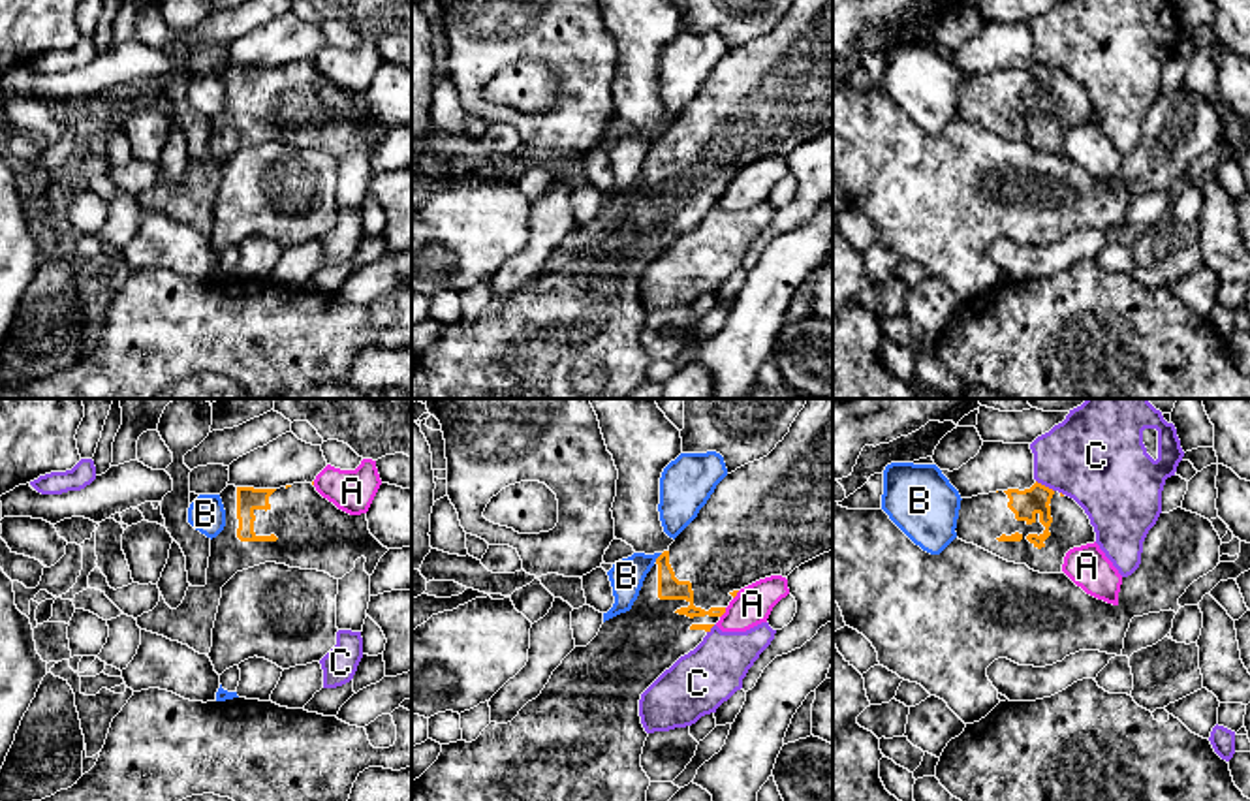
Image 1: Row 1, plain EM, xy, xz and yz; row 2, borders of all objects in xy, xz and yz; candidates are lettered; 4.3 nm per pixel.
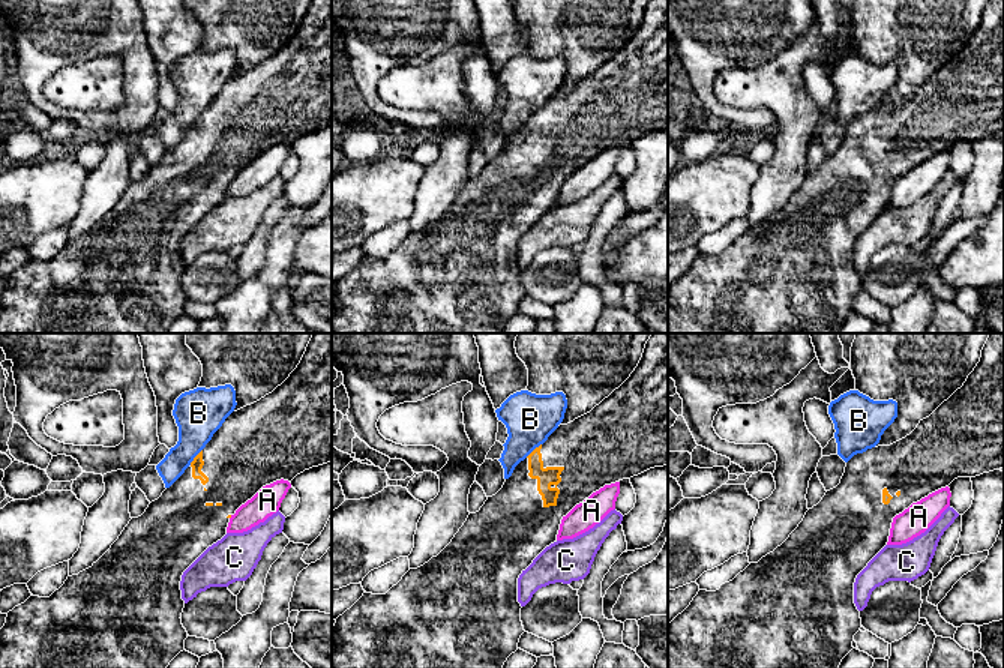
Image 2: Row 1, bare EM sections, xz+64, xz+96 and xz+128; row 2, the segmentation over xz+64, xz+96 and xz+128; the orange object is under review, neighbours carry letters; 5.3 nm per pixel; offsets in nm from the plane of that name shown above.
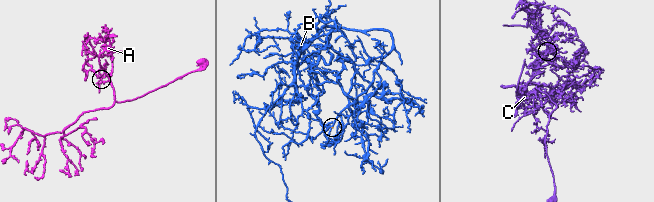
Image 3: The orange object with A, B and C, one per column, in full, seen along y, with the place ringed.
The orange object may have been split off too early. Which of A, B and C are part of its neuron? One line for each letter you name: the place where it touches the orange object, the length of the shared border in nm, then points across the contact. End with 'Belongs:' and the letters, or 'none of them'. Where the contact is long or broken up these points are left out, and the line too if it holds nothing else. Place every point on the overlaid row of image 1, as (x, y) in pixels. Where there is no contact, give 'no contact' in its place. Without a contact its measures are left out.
Belongs: none of them

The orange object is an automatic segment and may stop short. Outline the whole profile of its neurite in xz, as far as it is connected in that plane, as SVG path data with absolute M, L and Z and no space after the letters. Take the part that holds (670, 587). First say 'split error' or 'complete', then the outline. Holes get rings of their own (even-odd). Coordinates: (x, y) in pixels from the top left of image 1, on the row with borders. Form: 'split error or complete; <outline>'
split error; M808 399L791 423L789 432L767 457L737 468L716 485L697 517L675 538L669 549L656 558L632 609L605 620L598 636L586 647L575 647L553 671L541 694L528 701L511 722L491 722L472 743L461 739L442 745L438 760L412 782L412 801L647 801L650 778L641 767L641 754L648 733L639 716L641 694L680 656L688 654L703 641L741 589L771 575L788 577L801 564L829 551L833 551L833 399Z

